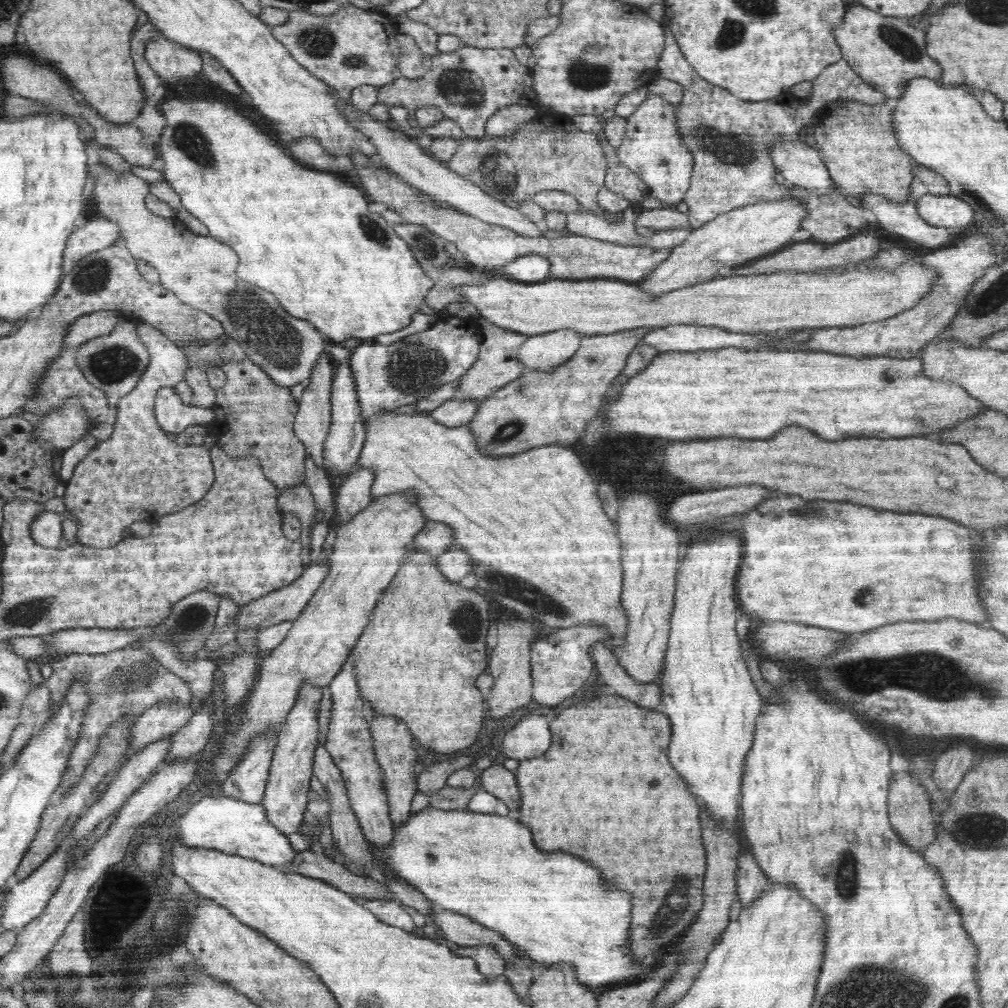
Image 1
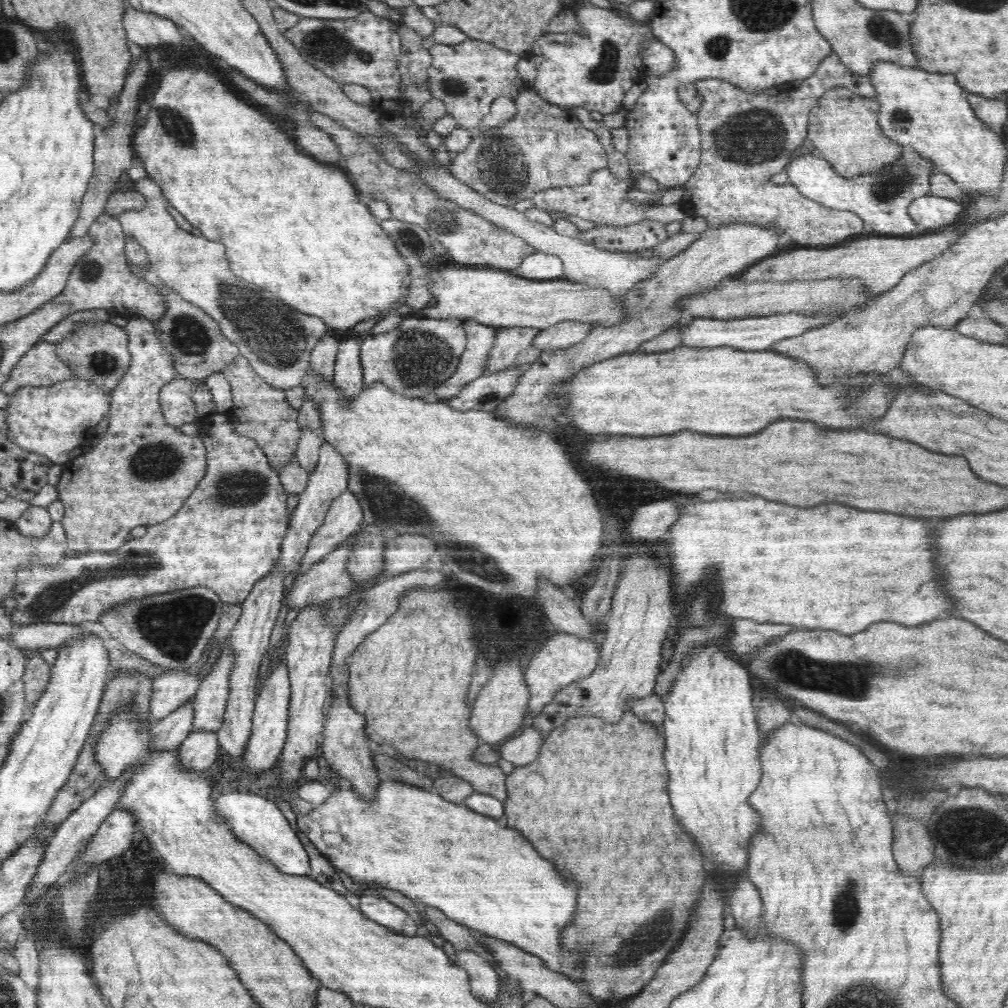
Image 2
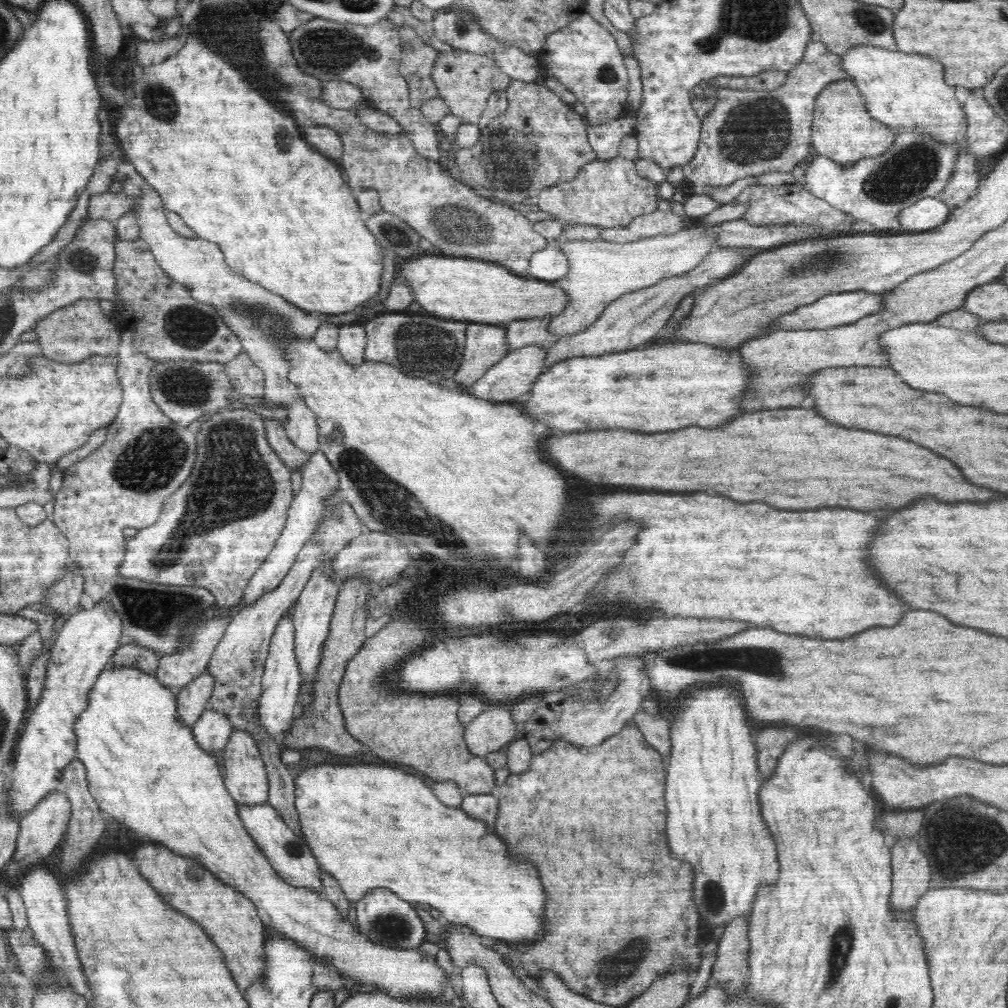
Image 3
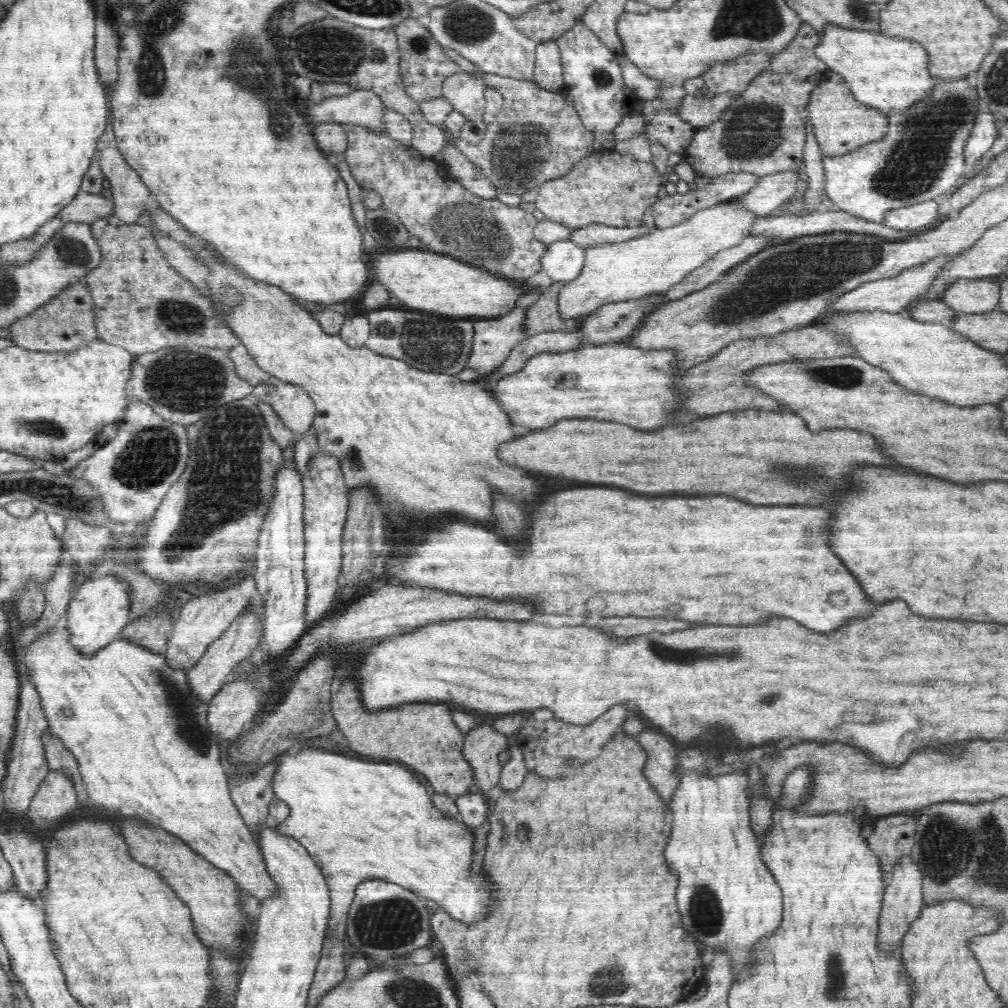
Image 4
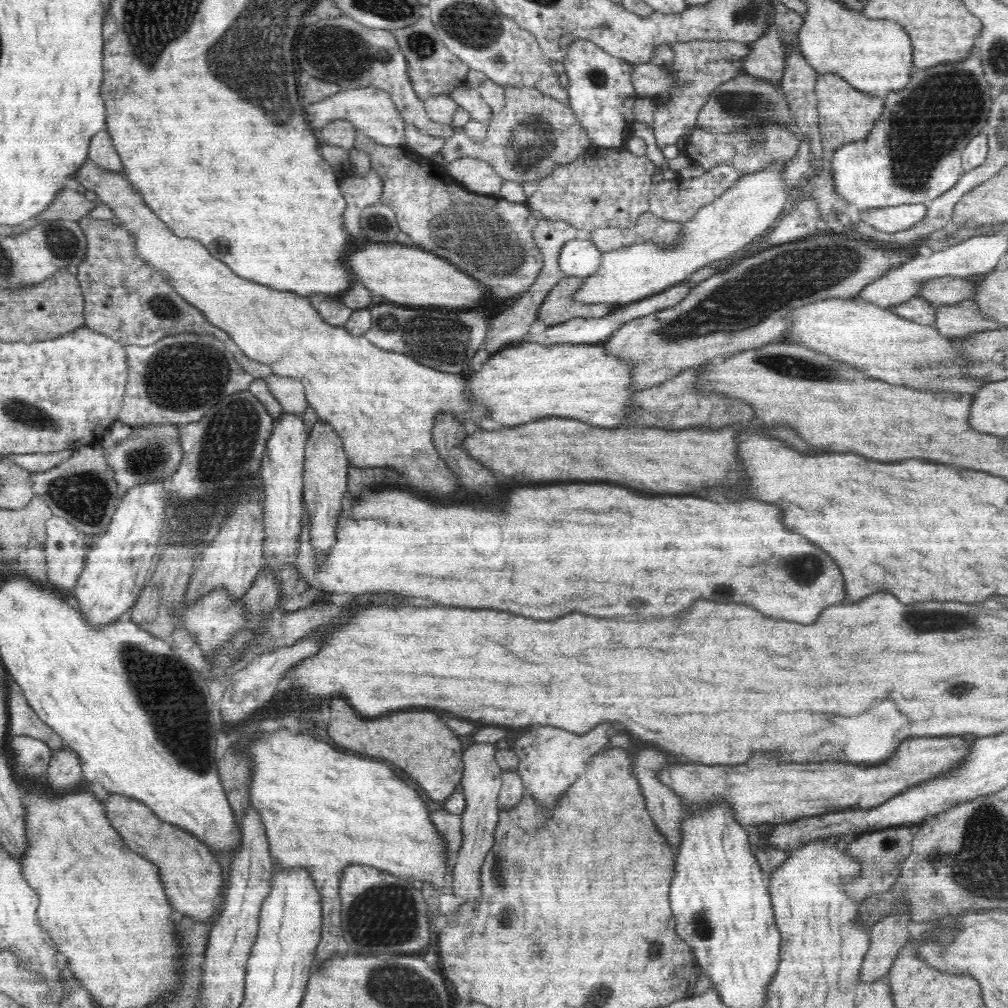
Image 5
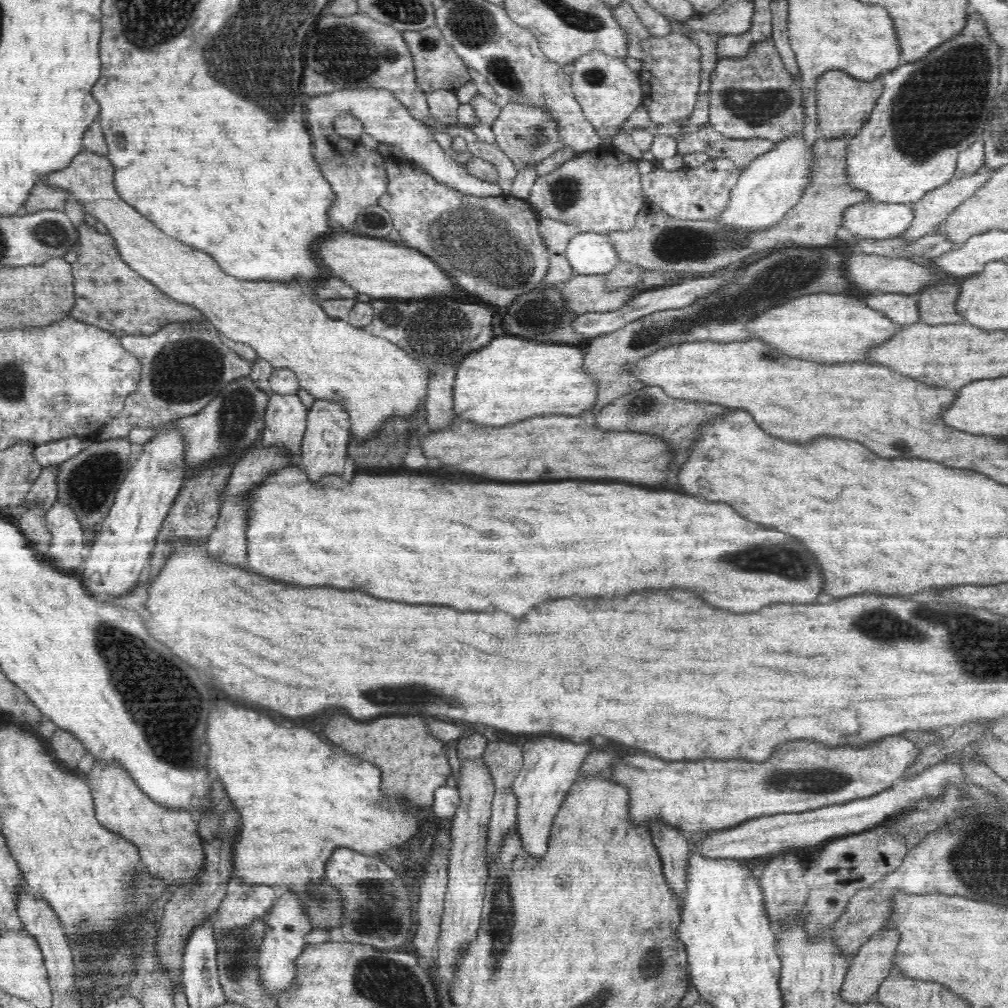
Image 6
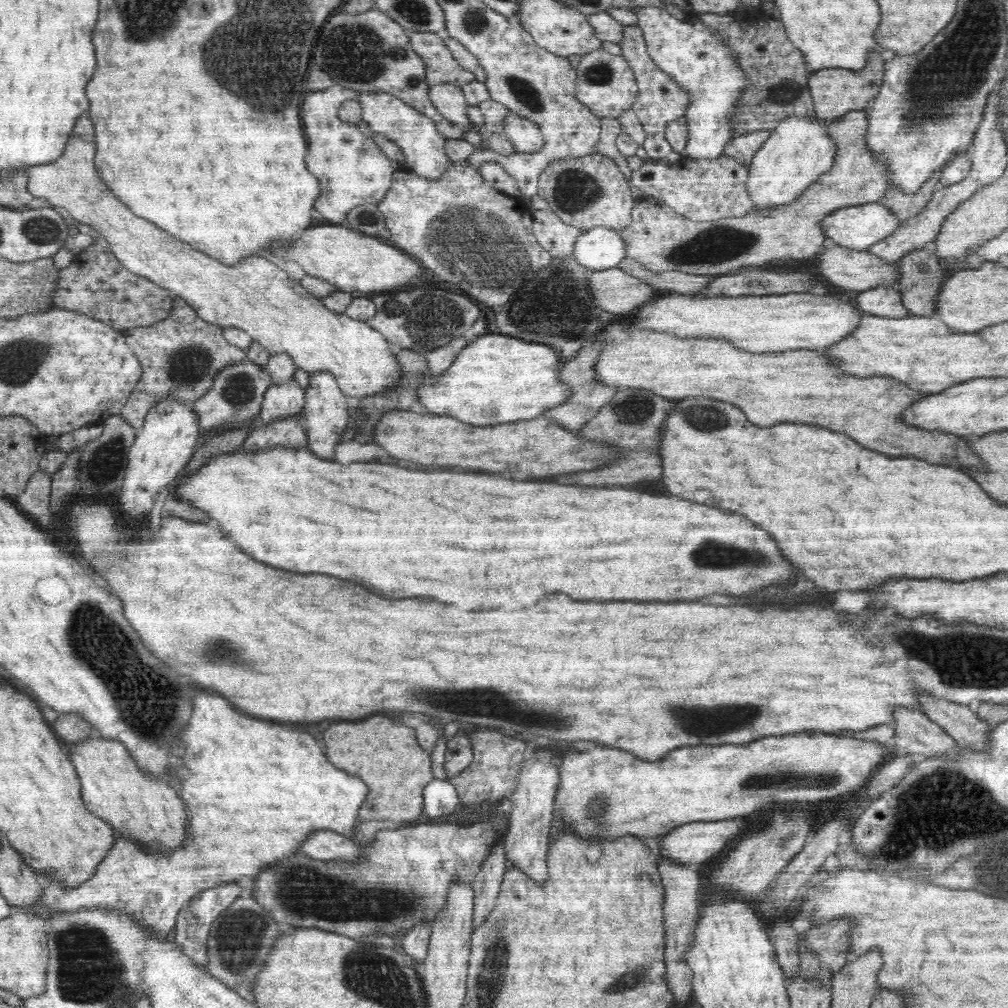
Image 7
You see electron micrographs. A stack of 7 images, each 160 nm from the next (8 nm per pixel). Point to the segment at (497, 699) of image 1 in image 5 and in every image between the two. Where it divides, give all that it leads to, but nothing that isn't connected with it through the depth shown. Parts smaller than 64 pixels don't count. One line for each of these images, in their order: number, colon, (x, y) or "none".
2: (499, 710)
3: (494, 730)
4: (481, 748)
5: (481, 782)

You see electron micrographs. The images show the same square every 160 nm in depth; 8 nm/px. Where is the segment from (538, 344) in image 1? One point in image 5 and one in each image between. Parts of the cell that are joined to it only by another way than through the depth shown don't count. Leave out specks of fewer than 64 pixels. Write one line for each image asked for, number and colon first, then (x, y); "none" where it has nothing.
2: (562, 335)
3: (600, 272)
4: (633, 269)
5: (750, 207)

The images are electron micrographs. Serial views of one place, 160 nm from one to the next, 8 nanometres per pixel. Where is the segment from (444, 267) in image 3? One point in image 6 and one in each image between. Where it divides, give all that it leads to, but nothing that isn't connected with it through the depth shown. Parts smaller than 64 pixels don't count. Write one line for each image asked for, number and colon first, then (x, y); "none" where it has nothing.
4: (427, 281)
5: (402, 274)
6: (381, 269)

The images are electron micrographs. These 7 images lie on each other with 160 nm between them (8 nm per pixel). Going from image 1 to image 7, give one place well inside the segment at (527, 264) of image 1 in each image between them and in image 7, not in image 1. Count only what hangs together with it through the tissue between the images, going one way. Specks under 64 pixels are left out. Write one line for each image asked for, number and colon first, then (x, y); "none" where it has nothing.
2: (539, 266)
3: (549, 264)
4: (563, 261)
5: (578, 258)
6: (589, 253)
7: (600, 248)

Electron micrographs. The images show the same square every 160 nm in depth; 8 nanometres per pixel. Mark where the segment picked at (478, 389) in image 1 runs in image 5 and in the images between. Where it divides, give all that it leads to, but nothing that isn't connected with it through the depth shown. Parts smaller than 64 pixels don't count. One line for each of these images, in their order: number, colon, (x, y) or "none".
2: (513, 347)
3: (520, 333)
4: (542, 315)
5: (559, 306)

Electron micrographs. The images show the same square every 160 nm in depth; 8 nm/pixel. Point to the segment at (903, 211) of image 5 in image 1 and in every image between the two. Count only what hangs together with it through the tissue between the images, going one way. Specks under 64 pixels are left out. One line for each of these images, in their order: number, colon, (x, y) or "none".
1: (949, 211)
2: (929, 211)
3: (929, 212)
4: (917, 217)

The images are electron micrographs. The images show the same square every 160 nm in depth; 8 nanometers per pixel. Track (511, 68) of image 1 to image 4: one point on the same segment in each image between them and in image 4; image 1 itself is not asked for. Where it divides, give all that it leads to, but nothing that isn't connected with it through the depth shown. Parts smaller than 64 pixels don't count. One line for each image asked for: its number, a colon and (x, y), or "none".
2: (468, 77)
3: (465, 80)
4: (465, 92)

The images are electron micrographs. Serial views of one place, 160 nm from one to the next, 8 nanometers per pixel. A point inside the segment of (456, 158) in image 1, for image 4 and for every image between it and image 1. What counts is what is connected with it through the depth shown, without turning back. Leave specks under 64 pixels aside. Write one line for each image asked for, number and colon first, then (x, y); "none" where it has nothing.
2: (542, 146)
3: (540, 141)
4: (536, 137)

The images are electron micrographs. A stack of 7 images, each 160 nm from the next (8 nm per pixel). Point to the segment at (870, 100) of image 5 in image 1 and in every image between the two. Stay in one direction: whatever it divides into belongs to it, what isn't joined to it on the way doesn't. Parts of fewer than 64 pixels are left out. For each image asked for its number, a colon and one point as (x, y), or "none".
1: (858, 144)
2: (845, 128)
3: (843, 130)
4: (841, 124)

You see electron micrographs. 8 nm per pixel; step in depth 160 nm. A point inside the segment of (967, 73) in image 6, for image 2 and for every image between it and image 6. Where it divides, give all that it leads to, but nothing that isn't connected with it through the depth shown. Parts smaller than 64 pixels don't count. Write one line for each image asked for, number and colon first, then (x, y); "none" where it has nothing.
2: (882, 199)
3: (874, 190)
4: (921, 156)
5: (913, 154)

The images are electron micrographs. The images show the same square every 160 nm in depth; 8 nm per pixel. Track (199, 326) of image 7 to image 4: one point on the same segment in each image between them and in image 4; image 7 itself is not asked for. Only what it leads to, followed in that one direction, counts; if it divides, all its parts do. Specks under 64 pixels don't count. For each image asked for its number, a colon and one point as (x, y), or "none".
4: (183, 384)
5: (178, 380)
6: (184, 366)

